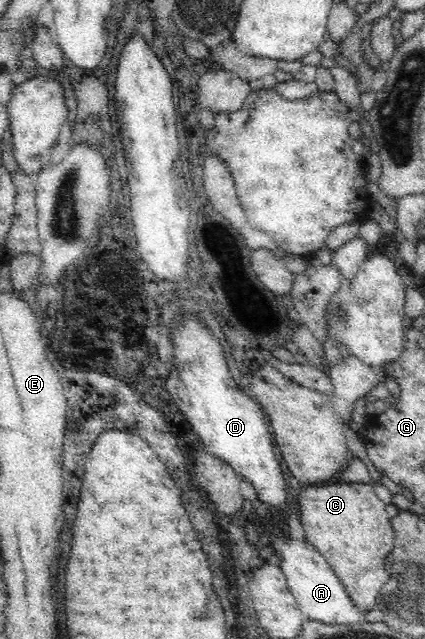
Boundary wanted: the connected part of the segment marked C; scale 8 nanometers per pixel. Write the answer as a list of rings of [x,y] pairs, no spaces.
[[[337,481],[304,485],[298,505],[305,538],[340,576],[352,604],[364,614],[375,608],[378,593],[390,576],[384,570],[384,558],[392,552],[394,532],[386,504],[376,496],[374,485]]]

